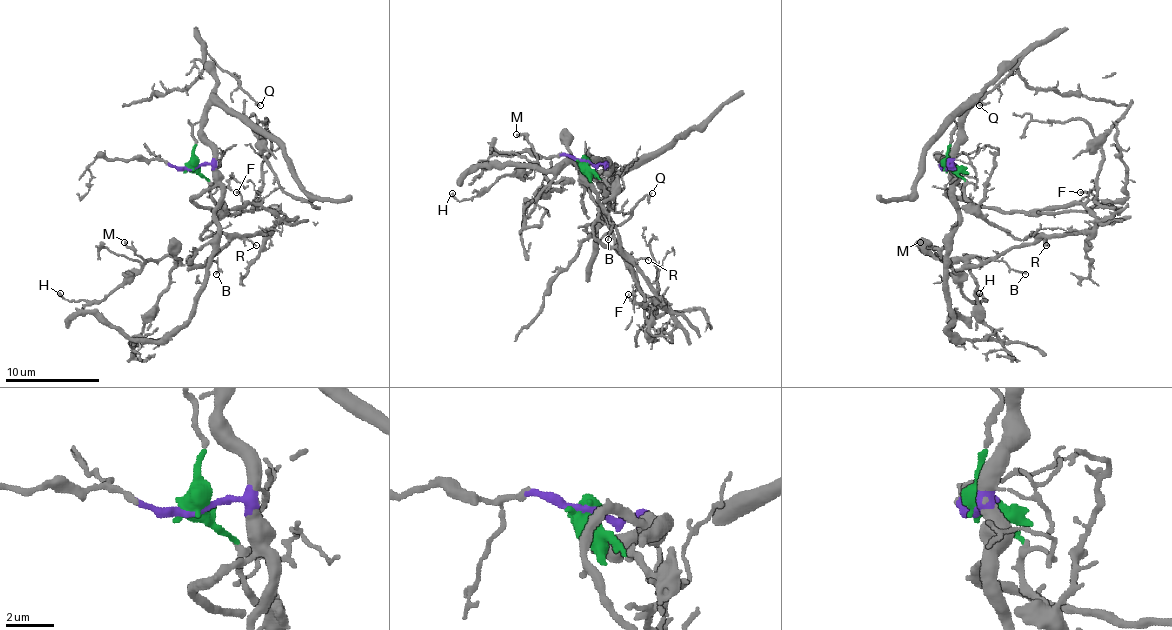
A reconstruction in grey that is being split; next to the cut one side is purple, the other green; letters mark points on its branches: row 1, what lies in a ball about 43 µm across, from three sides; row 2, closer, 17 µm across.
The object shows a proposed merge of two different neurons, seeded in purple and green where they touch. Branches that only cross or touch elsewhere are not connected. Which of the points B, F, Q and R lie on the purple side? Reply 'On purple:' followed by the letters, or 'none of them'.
On purple: F, Q

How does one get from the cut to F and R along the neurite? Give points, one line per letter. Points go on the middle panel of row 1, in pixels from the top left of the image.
F: (584, 162), (605, 169), (591, 164), (584, 185), (631, 274), (636, 291), (631, 300), (629, 293)
R: (584, 162), (612, 190), (603, 204), (593, 234), (608, 246), (619, 246), (647, 260)

